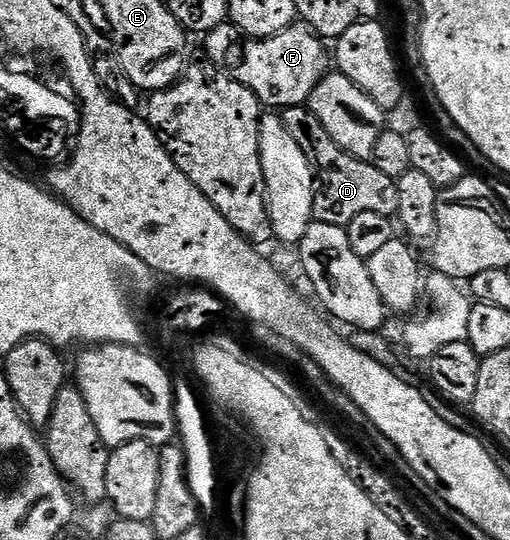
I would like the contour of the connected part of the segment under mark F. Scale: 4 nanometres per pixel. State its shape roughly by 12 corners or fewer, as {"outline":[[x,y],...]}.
{"outline":[[309,25],[214,27],[207,60],[272,111],[307,106],[330,69]]}

